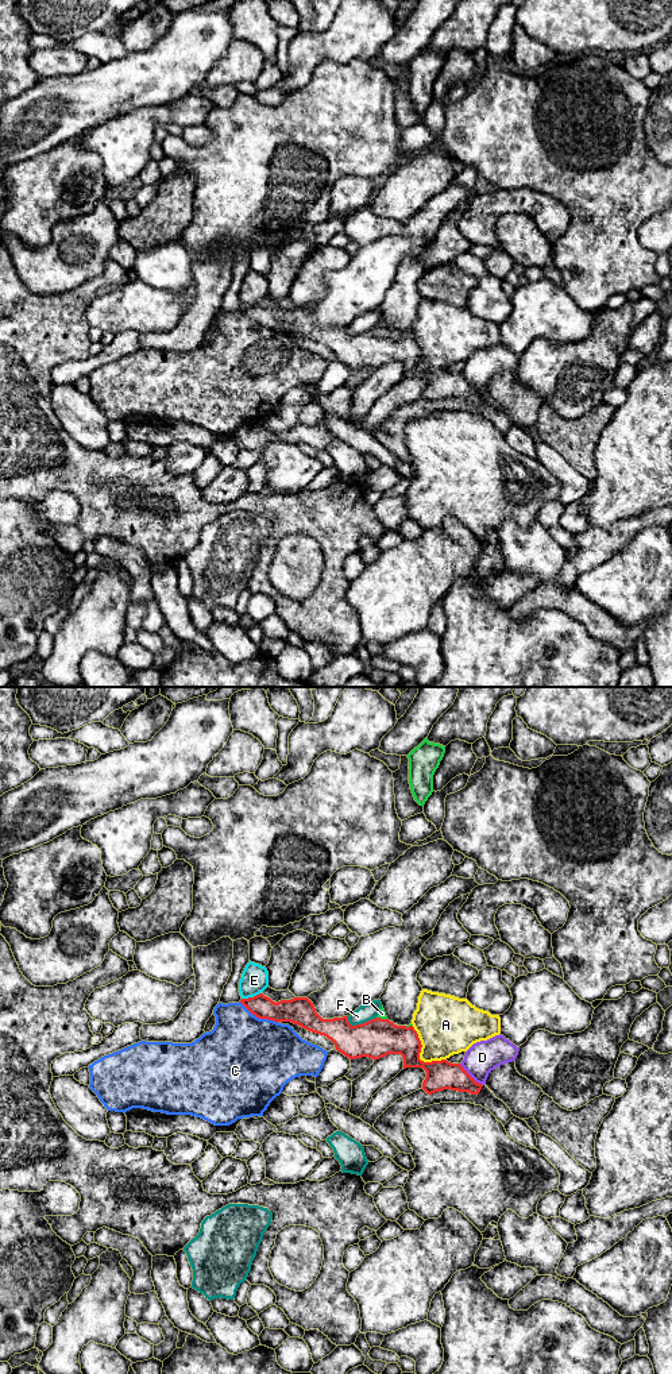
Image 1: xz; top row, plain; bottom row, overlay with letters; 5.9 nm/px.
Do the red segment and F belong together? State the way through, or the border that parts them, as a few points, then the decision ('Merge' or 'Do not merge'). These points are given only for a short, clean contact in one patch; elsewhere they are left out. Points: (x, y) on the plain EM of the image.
Boundary: xz (375, 325), (355, 334), (347, 330). Do not merge

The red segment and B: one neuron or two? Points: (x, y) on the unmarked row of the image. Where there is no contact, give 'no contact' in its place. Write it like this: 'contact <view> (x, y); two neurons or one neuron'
contact xz (382, 328); one neuron

